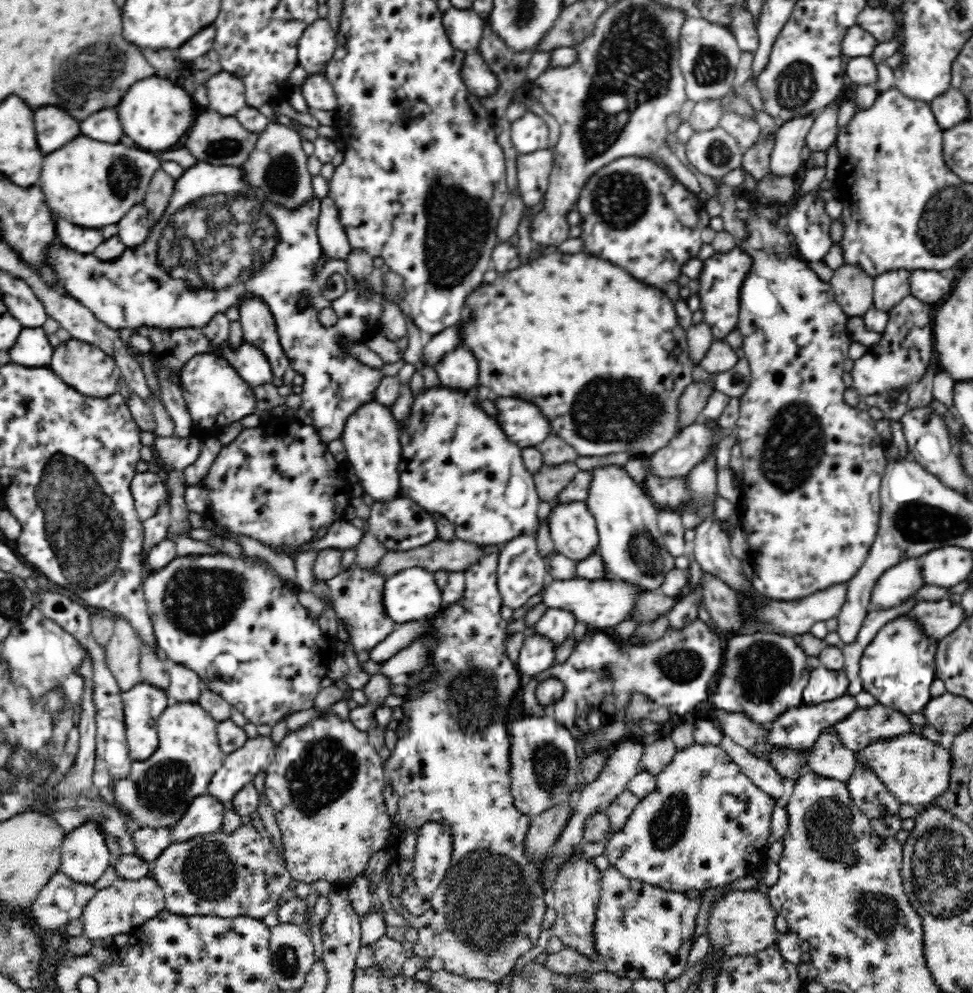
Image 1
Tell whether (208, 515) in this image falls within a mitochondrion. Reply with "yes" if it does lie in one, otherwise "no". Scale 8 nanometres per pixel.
no

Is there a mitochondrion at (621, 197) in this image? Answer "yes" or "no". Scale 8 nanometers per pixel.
yes

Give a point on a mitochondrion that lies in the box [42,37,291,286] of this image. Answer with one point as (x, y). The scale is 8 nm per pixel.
(98, 62)

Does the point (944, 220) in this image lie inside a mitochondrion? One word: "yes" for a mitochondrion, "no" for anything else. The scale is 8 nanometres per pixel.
yes

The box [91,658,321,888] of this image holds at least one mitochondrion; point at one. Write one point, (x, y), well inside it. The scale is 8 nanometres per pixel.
(163, 789)

